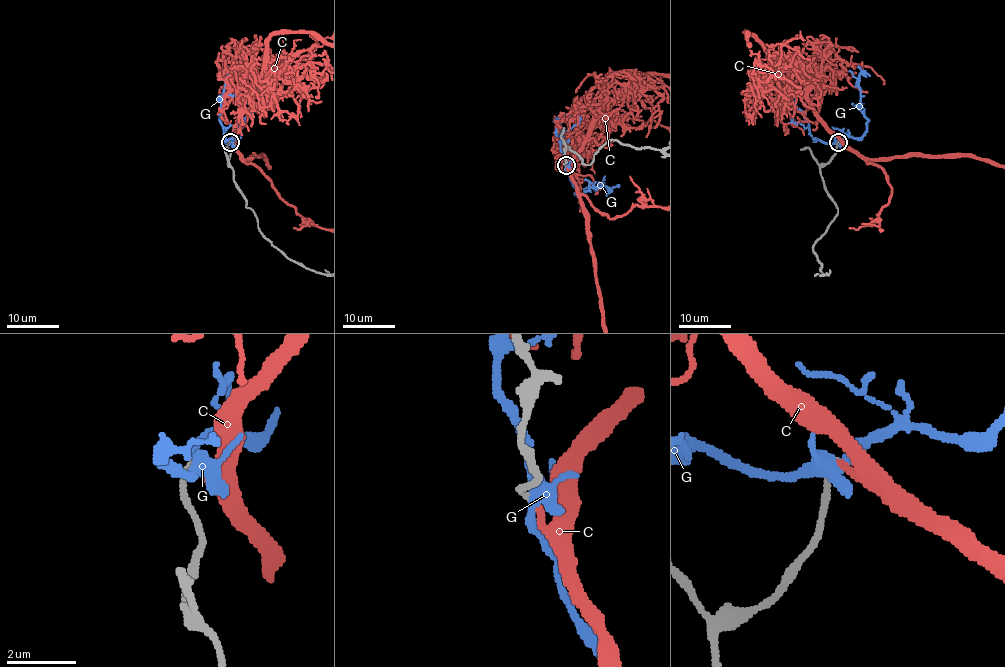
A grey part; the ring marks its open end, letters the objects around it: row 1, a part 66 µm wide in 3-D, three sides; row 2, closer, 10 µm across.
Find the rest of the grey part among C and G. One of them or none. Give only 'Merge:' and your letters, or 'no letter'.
Merge: C

